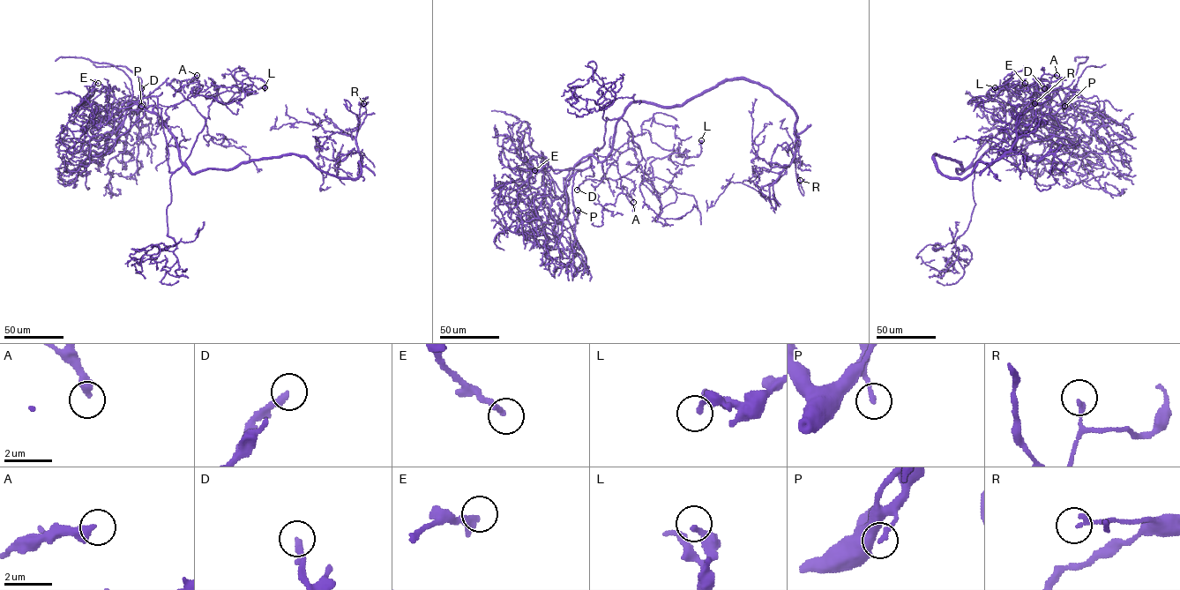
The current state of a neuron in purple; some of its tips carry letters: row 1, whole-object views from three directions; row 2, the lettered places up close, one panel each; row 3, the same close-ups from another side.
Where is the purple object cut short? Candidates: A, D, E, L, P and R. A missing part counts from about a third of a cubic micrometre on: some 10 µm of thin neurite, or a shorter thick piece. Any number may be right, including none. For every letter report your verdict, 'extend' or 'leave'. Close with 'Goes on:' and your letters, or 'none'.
A: leave
D: extend
E: leave
L: leave
P: extend
R: leave
Goes on: D, P

